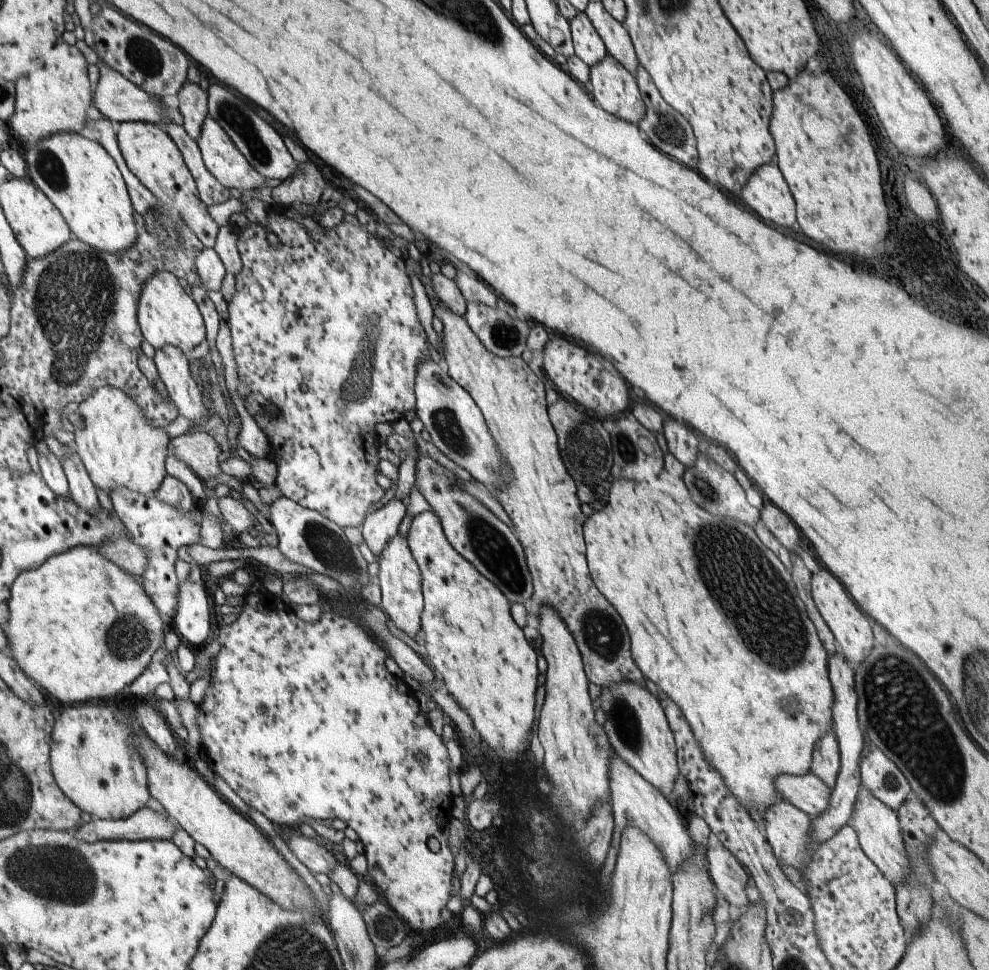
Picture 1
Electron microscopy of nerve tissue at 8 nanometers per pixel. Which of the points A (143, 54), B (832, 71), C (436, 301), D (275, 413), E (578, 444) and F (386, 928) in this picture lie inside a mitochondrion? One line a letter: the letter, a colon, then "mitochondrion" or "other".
A: mitochondrion
B: other
C: other
D: other
E: mitochondrion
F: mitochondrion

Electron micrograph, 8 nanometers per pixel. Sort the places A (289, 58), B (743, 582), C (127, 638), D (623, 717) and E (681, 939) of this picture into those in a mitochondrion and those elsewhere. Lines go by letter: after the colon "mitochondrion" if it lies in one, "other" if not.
A: other
B: mitochondrion
C: mitochondrion
D: mitochondrion
E: other

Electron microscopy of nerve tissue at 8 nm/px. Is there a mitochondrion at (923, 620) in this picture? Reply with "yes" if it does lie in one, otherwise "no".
no

